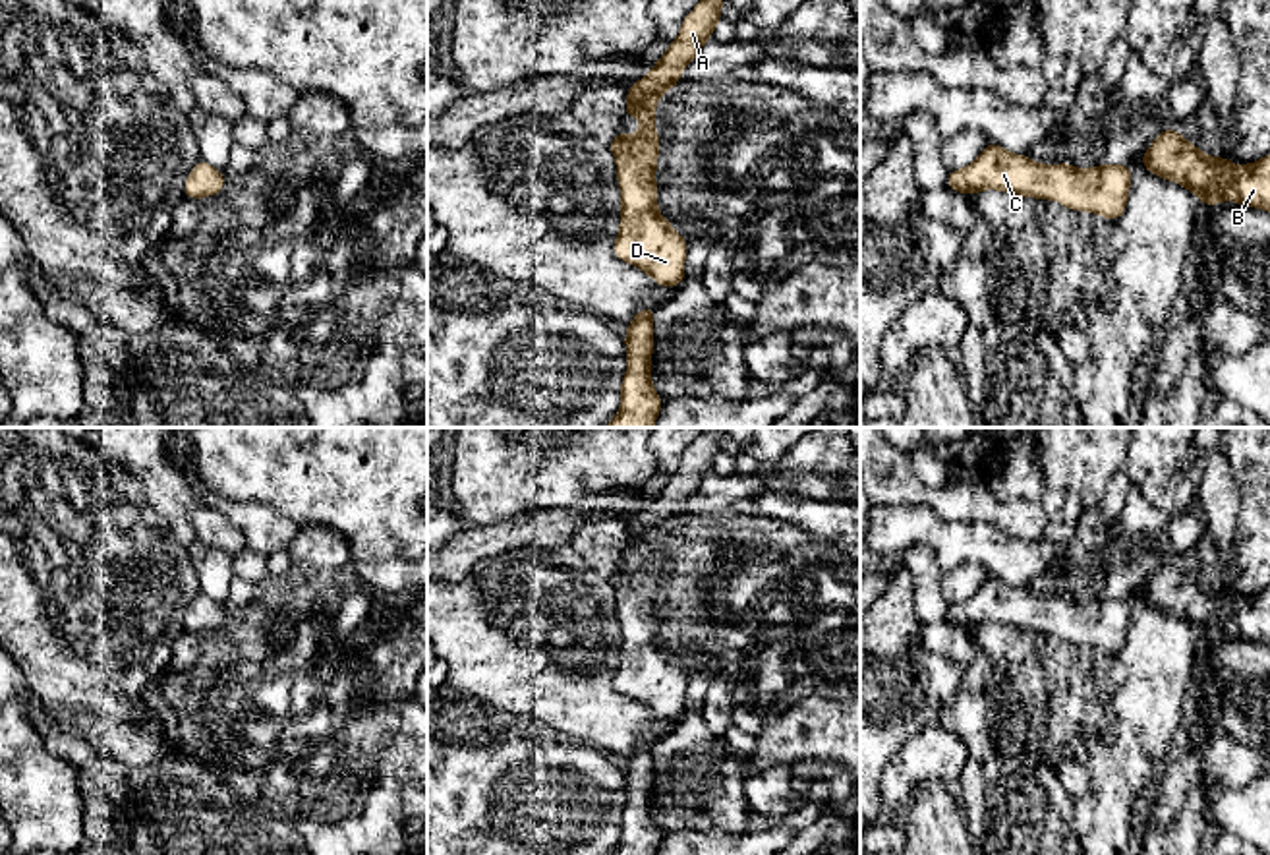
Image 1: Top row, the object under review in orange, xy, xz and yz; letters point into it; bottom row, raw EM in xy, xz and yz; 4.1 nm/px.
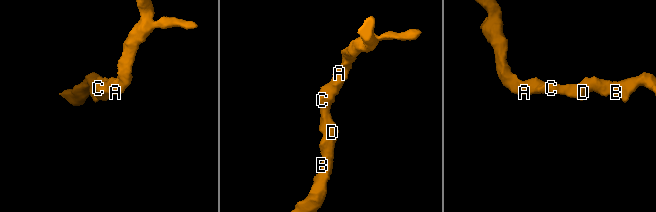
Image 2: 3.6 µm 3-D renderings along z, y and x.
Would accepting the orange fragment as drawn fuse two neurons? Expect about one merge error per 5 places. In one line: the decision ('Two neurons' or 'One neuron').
One neuron

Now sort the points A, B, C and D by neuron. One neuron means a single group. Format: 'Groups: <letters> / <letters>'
Groups: A B C D

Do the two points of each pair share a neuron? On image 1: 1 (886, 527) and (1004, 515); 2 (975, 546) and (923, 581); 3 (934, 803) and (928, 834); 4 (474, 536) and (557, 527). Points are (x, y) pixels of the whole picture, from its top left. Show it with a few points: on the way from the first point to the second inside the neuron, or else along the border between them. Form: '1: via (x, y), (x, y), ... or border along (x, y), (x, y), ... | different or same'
1: border along (913, 503), (1000, 530) | different
2: border along (897, 560), (913, 546), (926, 546), (942, 573) | different
3: via (932, 811), (932, 826) | same
4: via (495, 536), (536, 529) | same

